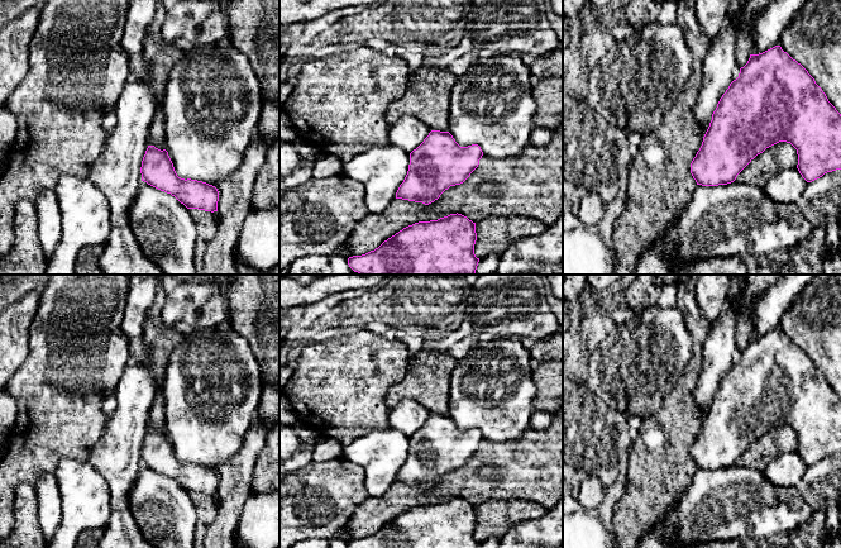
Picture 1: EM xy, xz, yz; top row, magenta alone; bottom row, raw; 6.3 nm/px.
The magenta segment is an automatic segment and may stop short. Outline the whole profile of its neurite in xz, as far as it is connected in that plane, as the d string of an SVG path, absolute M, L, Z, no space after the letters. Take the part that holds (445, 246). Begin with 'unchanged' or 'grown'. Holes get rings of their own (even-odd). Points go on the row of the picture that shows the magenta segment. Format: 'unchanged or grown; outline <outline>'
unchanged; outline M457 213L408 225L374 251L349 257L348 265L359 275L476 275L476 240L476 223Z

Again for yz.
unchanged; outline M775 46L750 54L739 77L720 99L691 163L691 173L697 185L731 184L758 154L779 142L790 143L797 149L797 168L807 182L841 170L841 114L808 71Z

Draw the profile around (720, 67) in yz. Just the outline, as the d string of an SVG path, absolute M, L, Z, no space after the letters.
M731 24L723 27L711 39L703 61L702 87L693 108L693 114L706 134L713 111L730 84L739 77L736 61L737 33Z

